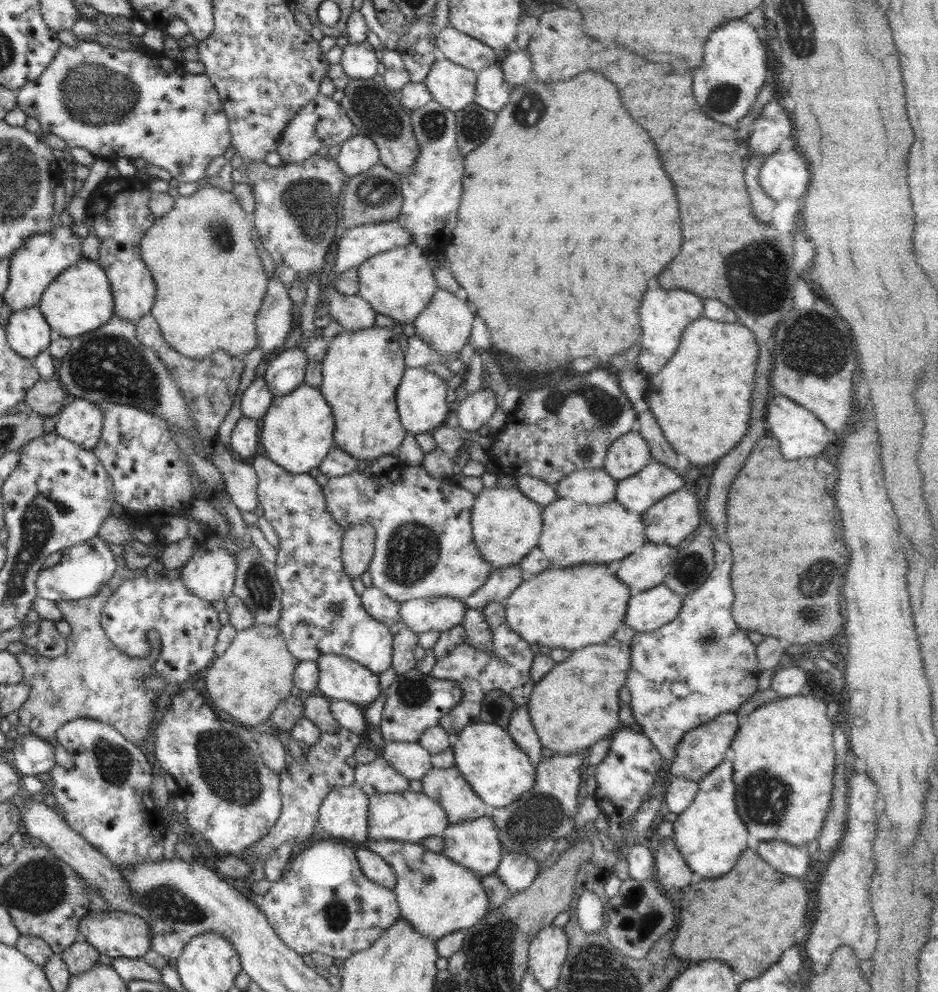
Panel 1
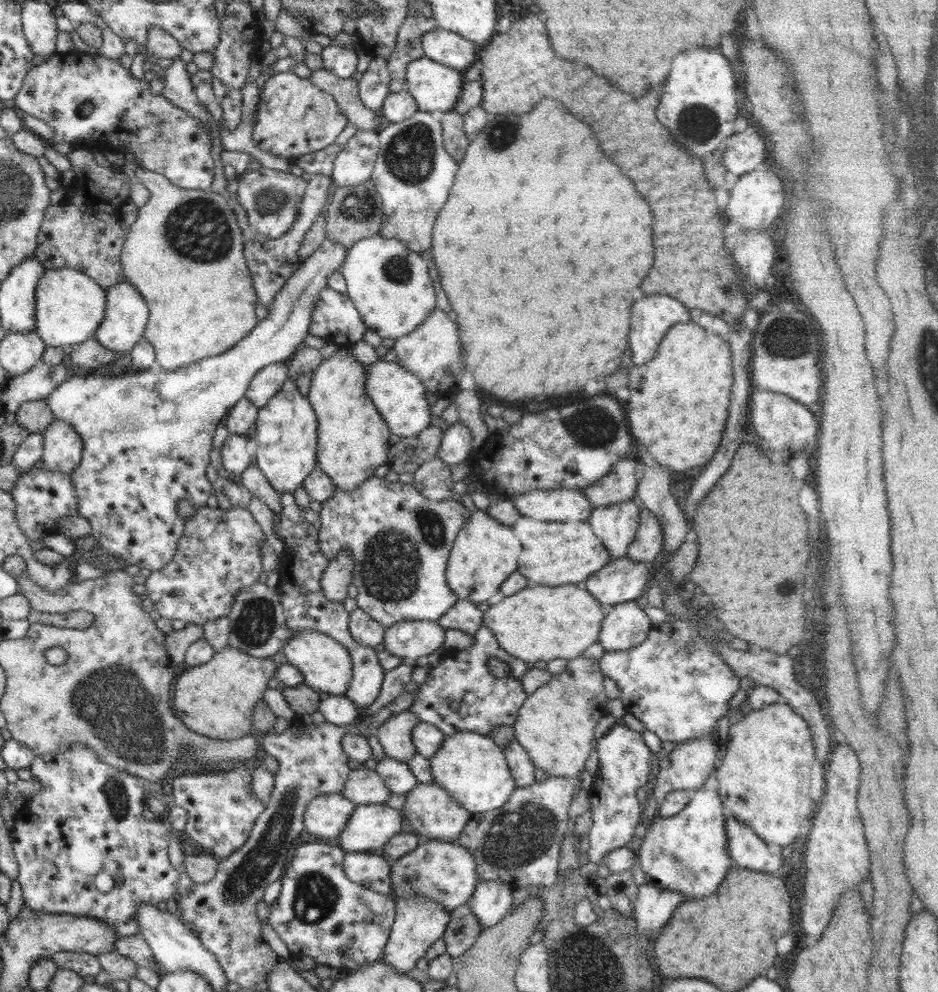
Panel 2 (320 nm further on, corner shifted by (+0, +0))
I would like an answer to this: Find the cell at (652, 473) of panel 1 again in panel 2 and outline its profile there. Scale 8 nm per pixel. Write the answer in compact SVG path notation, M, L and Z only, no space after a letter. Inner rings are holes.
M635 497L620 504L595 507L587 519L594 534L608 549L611 559L627 556L640 524L640 509Z

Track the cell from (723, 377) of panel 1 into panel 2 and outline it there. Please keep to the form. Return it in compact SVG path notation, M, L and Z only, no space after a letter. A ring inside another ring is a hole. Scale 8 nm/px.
M689 321L671 326L658 345L654 358L629 369L630 400L626 406L626 416L631 435L648 448L650 456L672 470L688 470L694 466L704 466L716 452L730 404L730 386L732 386L732 353L727 340L708 332L699 324Z

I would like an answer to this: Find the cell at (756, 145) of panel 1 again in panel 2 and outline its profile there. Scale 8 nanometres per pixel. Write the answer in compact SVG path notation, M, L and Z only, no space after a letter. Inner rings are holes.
M749 124L744 132L734 133L723 140L722 162L728 171L738 176L764 167L768 151L759 126Z

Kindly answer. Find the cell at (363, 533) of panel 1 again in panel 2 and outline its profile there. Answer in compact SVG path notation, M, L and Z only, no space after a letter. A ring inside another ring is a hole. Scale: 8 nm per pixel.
M340 550L338 556L329 559L327 568L322 573L320 584L326 599L343 602L348 597L348 588L352 582L351 570L356 564L351 557L351 550Z

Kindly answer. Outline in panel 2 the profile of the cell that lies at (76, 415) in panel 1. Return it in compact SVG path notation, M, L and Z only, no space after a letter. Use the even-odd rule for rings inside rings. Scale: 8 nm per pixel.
M54 419L42 433L43 458L40 461L52 473L70 475L79 465L83 456L83 442L79 434L65 420Z

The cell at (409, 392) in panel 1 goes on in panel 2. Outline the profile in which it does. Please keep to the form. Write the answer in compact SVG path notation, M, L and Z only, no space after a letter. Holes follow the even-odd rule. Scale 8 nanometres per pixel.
M381 358L367 366L365 380L366 394L371 398L377 411L382 415L392 434L400 437L417 435L437 420L430 414L425 386L416 374L412 374L397 362Z

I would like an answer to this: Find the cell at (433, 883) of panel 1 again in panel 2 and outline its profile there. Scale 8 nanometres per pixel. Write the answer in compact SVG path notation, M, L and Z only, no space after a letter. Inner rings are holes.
M398 896L395 900L395 921L381 958L398 973L408 974L416 967L418 960L425 956L426 950L442 938L446 925L450 922L451 913L446 912L440 902L428 900L423 896Z

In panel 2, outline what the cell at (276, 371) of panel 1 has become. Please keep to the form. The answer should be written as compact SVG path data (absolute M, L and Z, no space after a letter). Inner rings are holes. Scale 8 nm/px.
M286 362L265 366L252 377L245 397L250 399L256 408L262 408L282 388L288 378Z

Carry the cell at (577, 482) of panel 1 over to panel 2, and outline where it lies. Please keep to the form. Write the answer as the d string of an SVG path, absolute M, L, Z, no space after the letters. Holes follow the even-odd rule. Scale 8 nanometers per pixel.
M566 488L557 490L534 490L530 493L520 494L512 497L512 504L518 509L521 516L545 522L573 522L587 521L592 515L594 507L585 497L582 491L568 490Z

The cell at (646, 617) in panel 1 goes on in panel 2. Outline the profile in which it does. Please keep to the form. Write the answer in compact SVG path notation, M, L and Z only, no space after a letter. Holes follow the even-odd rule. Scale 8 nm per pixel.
M636 601L617 604L603 618L598 642L605 652L628 650L644 641L653 626Z

